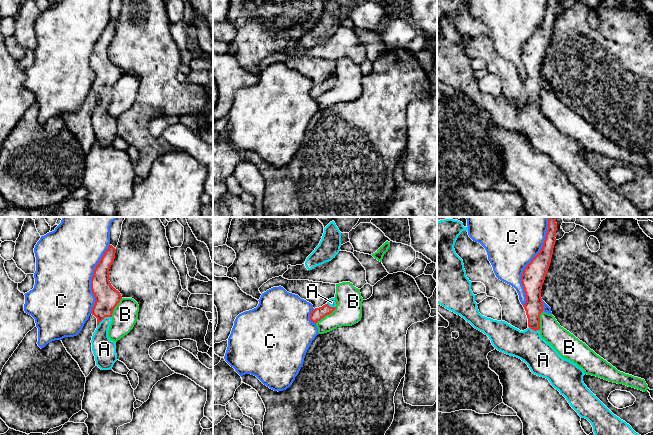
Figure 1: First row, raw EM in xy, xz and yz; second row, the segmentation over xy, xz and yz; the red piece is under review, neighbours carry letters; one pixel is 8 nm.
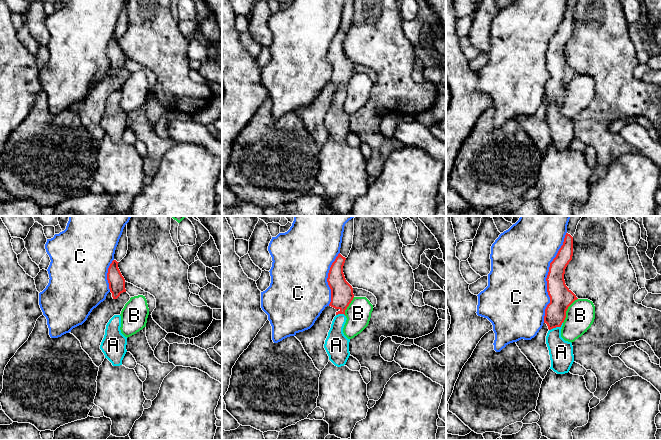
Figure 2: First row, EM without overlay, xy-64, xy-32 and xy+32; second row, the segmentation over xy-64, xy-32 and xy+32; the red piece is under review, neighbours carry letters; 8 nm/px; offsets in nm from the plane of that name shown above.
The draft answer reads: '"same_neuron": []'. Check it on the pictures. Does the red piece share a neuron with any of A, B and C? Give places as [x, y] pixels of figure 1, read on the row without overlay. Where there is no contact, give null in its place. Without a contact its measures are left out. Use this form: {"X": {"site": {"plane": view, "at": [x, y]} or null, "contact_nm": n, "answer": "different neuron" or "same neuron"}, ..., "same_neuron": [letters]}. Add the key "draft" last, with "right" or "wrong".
{"A": {"site": {"plane": "xy", "at": [103, 94]}, "contact_nm": 150, "answer": "same neuron"}, "B": {"site": {"plane": "xz", "at": [325, 91]}, "contact_nm": 220, "answer": "different neuron"}, "C": {"site": {"plane": "yz", "at": [527, 41]}, "contact_nm": 700, "answer": "different neuron"}, "same_neuron": ["A"], "draft": "wrong"}

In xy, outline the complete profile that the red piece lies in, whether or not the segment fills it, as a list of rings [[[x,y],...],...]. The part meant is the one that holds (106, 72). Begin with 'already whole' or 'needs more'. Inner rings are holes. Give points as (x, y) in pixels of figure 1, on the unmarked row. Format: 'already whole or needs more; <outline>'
needs more; [[[109,21],[91,54],[91,66],[95,73],[91,90],[97,94],[97,104],[91,119],[96,141],[101,146],[112,145],[117,137],[116,118],[108,113],[113,86],[122,75],[120,68],[109,57],[109,45],[114,38],[115,29],[116,25]]]

